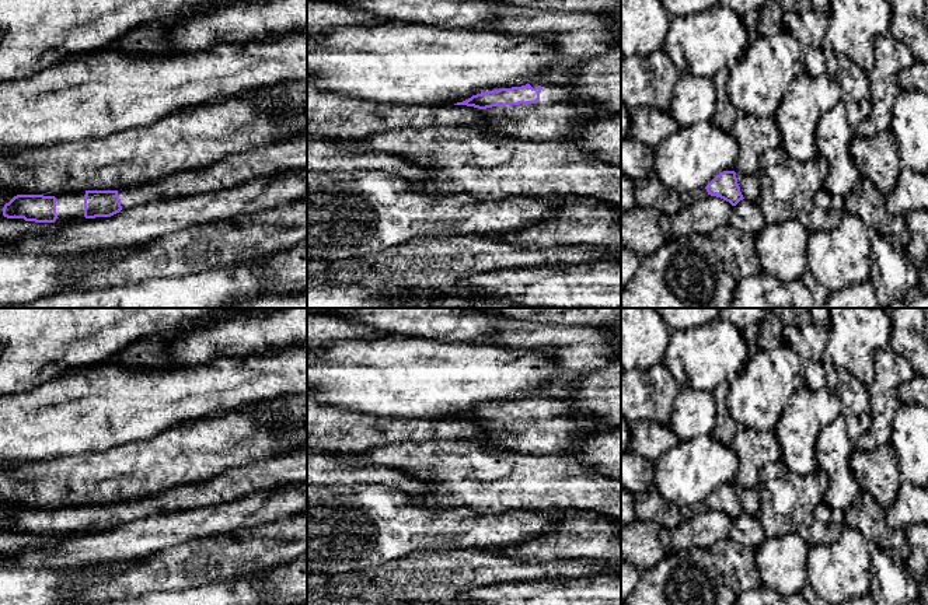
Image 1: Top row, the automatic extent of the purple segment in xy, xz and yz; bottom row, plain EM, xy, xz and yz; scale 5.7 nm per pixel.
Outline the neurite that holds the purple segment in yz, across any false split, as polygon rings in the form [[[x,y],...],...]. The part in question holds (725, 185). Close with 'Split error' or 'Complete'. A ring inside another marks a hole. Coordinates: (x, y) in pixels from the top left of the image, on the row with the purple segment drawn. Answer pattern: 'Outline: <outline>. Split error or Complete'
Outline: [[[723,171],[705,189],[708,195],[721,197],[732,206],[736,206],[743,199],[753,203],[760,199],[760,179],[756,174],[744,175],[735,171]]]. Split error

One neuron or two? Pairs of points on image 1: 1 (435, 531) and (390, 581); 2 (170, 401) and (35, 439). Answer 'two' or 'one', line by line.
1: two
2: one

